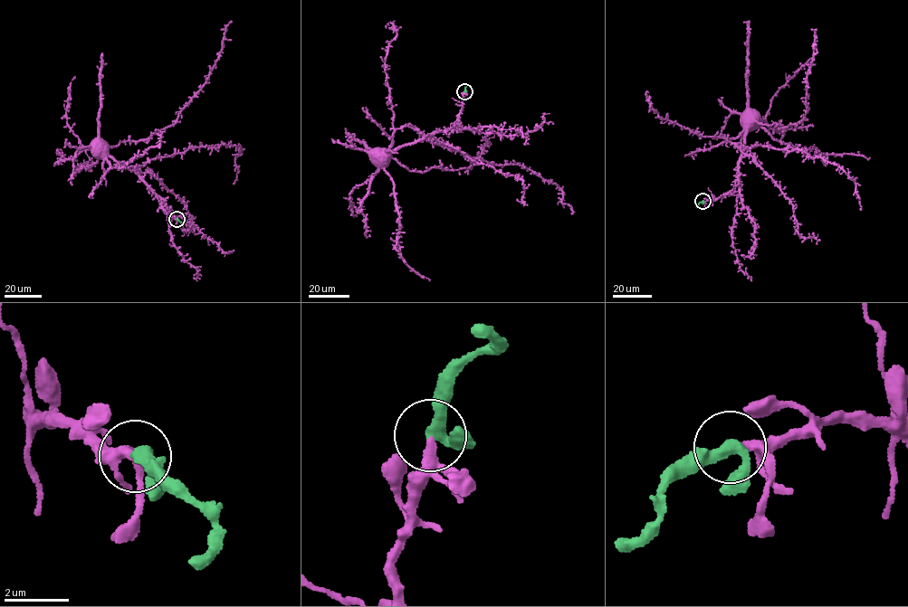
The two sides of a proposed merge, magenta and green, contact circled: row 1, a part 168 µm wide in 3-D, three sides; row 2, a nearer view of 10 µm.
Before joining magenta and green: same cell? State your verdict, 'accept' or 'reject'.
accept

